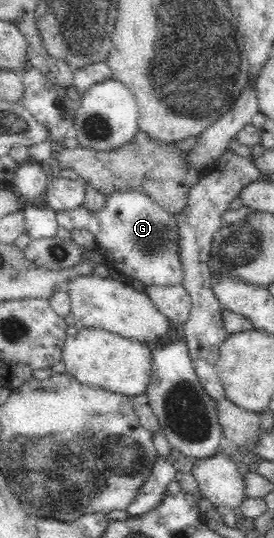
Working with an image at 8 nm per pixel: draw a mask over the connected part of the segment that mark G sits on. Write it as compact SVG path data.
M124 188L120 192L112 192L106 196L106 204L102 210L86 210L85 208L74 208L74 210L63 210L56 213L57 224L66 230L88 229L94 234L96 246L108 249L108 267L125 274L128 282L137 286L176 286L182 285L183 270L178 248L178 227L174 213L164 210L149 196Z

